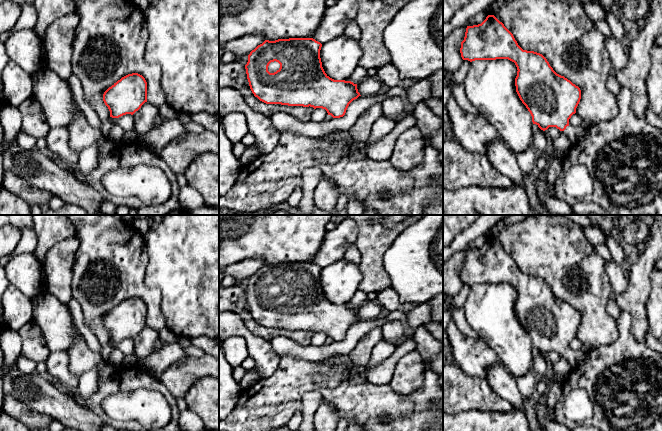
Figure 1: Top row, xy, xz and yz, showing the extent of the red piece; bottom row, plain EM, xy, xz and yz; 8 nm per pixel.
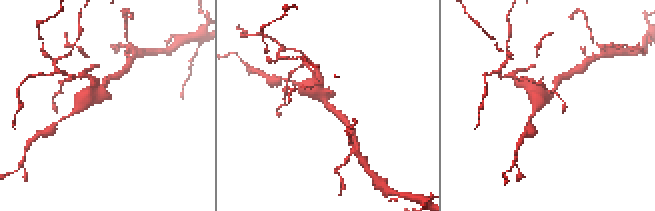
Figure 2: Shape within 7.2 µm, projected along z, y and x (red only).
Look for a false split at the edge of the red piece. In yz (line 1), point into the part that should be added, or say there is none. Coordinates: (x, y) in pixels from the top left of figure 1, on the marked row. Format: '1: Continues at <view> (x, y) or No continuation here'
1: Continues at yz (574, 133)

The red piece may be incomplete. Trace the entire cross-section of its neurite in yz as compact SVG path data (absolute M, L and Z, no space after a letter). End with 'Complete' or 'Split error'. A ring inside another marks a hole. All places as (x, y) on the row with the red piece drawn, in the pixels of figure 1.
M488 15L481 24L467 26L460 53L463 60L470 62L496 59L508 59L514 62L518 70L515 78L516 92L530 112L533 124L543 131L549 127L556 127L565 133L572 145L585 137L587 128L583 124L579 126L569 124L569 119L576 113L581 99L580 88L557 74L542 54L523 50L513 34L494 15Z. Split error

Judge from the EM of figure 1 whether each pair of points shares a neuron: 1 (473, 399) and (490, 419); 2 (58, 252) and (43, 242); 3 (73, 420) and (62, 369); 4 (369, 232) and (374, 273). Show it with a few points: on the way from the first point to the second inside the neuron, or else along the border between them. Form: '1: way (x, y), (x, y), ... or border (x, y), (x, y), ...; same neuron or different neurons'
1: border (459, 411), (491, 410), (506, 413); different neurons
2: border (71, 236), (56, 242), (46, 254), (42, 264); different neurons
3: border (49, 377), (85, 407); different neurons
4: way (372, 242), (372, 263); same neuron

